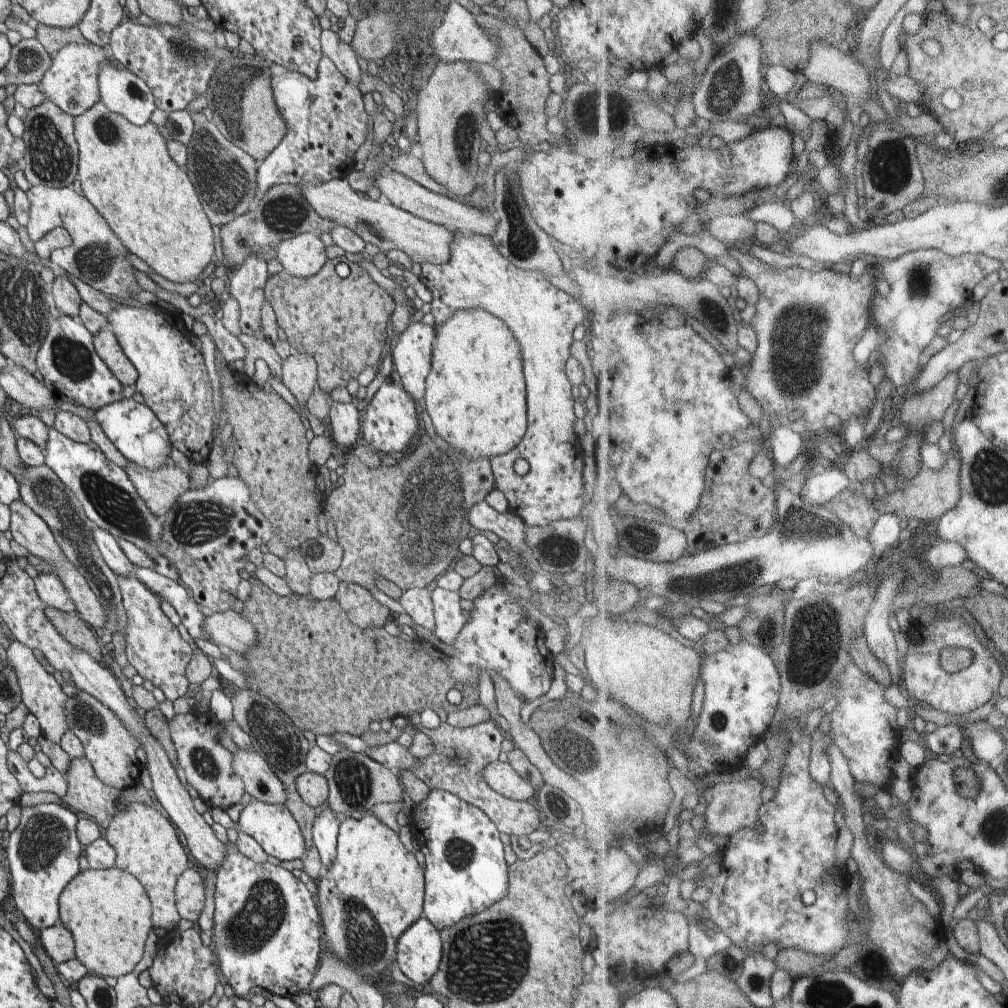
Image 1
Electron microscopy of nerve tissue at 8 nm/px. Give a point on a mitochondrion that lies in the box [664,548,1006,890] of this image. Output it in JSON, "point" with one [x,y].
{"point":[815,639]}

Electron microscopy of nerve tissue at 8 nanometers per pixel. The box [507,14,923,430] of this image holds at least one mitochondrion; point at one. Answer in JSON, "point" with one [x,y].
{"point":[794,369]}

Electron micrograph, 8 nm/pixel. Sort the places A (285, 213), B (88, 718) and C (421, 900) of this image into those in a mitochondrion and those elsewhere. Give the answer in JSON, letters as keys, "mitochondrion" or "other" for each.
{"A":"mitochondrion","B":"mitochondrion","C":"other"}

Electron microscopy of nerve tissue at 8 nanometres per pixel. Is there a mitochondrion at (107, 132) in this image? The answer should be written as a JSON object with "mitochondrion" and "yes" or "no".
{"mitochondrion":"yes"}

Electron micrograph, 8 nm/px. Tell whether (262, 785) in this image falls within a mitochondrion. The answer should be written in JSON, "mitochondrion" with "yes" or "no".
{"mitochondrion":"yes"}

